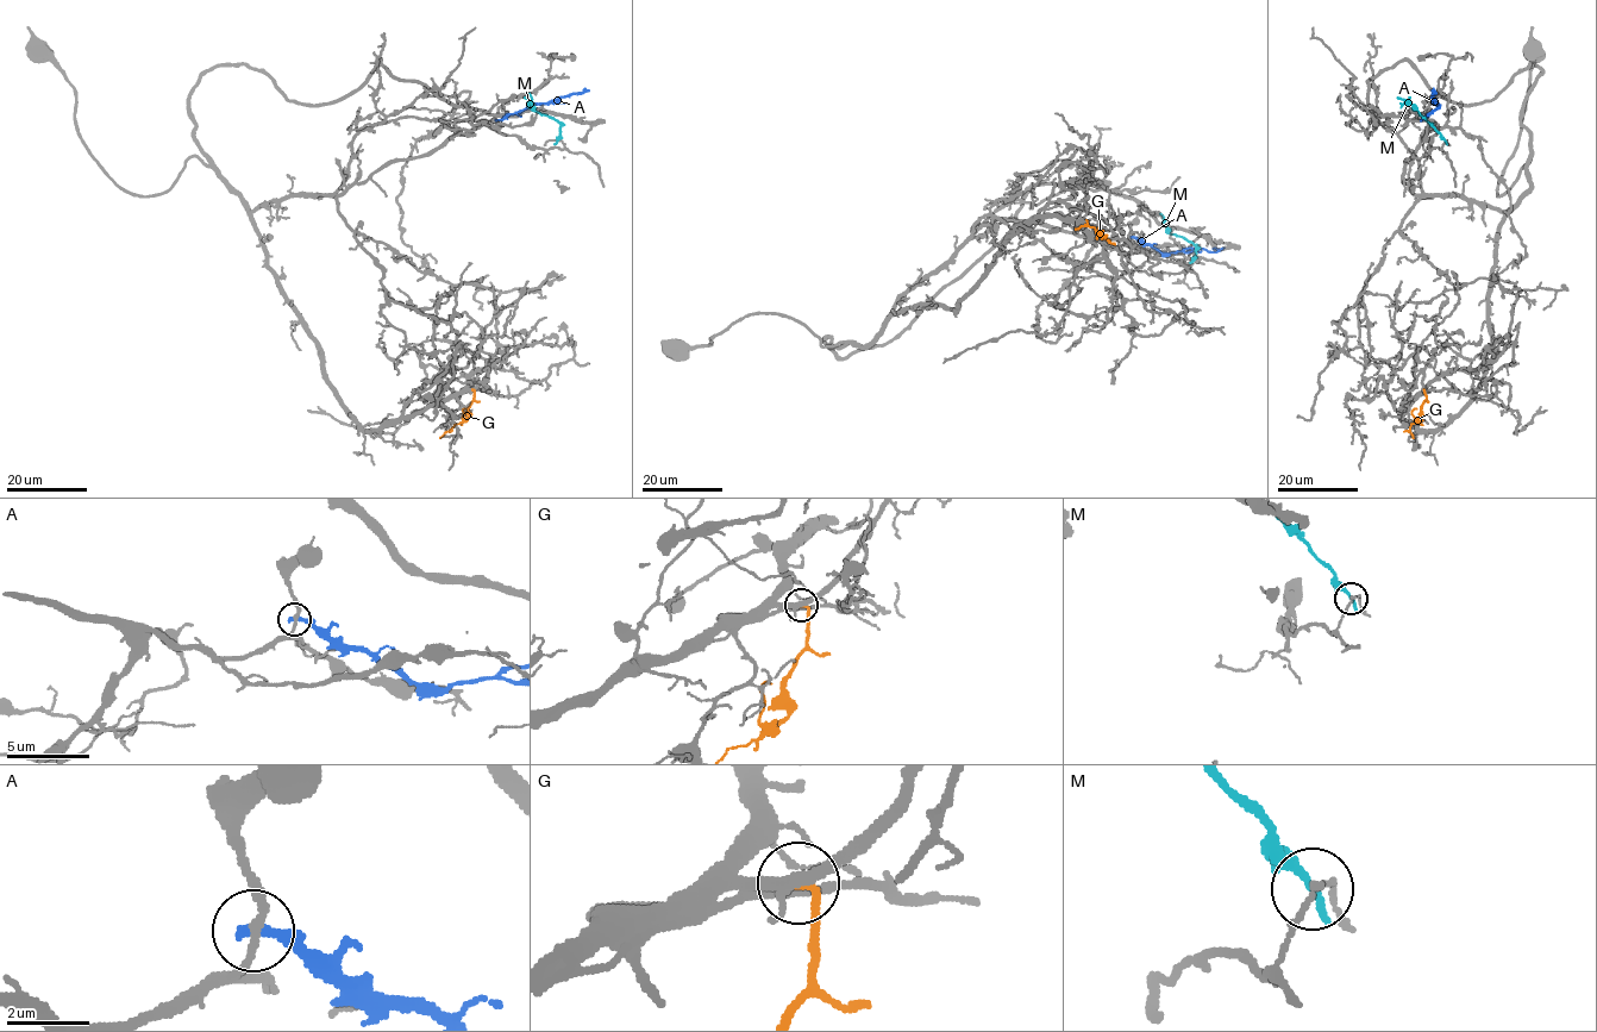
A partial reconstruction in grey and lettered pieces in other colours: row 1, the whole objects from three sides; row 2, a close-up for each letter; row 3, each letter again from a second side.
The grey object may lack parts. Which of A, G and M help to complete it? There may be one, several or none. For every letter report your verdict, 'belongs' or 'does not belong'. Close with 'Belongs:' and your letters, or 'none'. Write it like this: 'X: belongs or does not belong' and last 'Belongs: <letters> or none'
A: does not belong
G: does not belong
M: does not belong
Belongs: none

